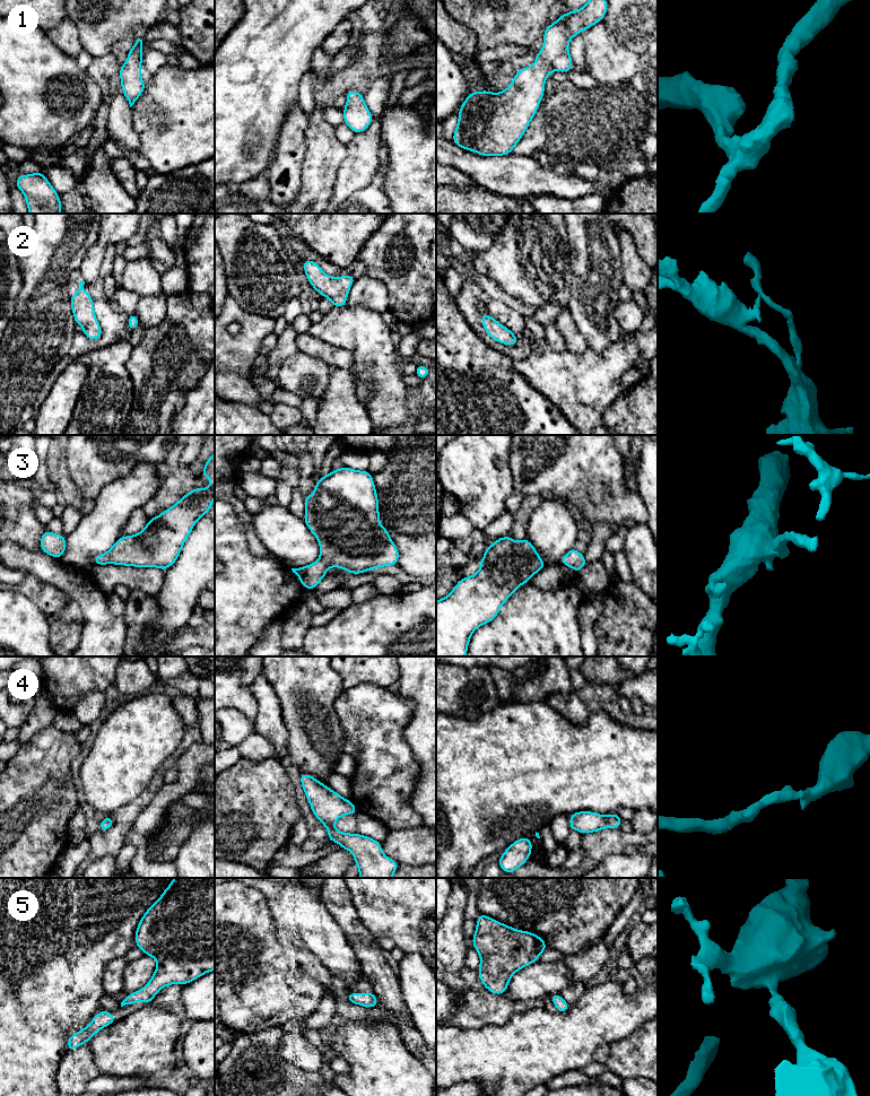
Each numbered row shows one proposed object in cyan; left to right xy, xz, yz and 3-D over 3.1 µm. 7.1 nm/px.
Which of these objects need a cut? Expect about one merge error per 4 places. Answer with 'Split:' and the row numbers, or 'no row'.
Split: no row

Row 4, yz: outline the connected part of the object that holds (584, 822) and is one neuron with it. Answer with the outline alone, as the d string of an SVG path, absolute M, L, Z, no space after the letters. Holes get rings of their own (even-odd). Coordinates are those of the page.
M577 811L569 815L571 830L578 830L581 834L599 832L604 828L620 828L623 819L617 814L608 816L593 811Z

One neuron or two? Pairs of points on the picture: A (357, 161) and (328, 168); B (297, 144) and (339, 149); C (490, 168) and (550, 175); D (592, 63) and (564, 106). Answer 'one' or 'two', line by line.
A: two
B: two
C: one
D: two

